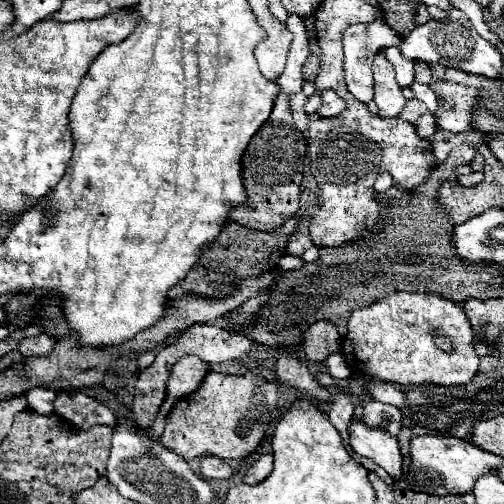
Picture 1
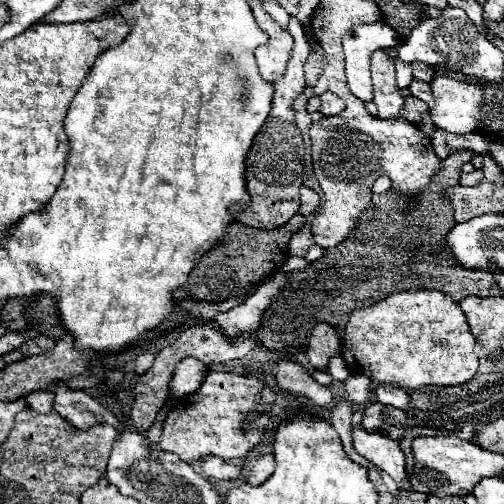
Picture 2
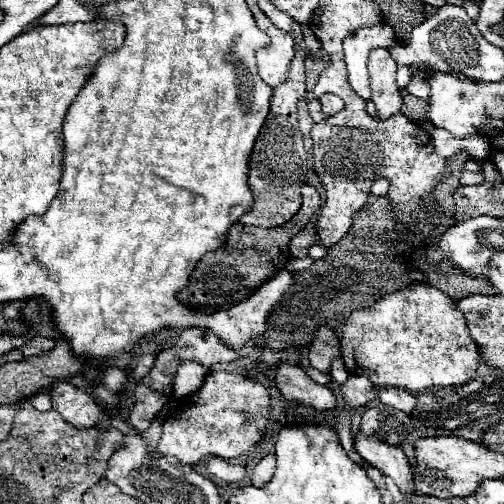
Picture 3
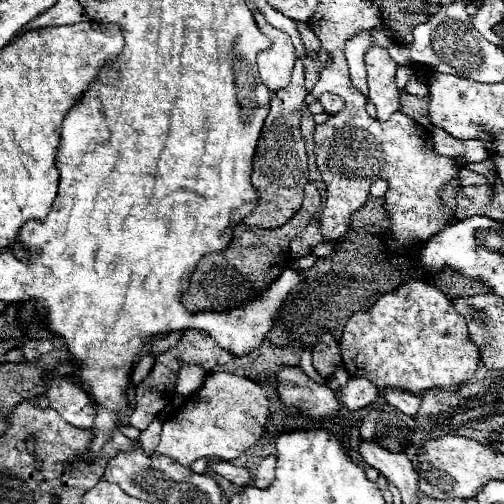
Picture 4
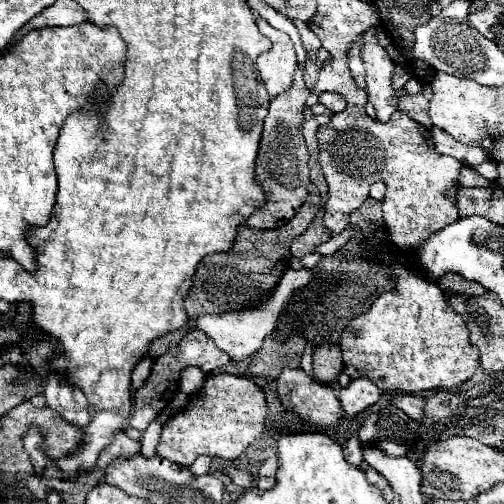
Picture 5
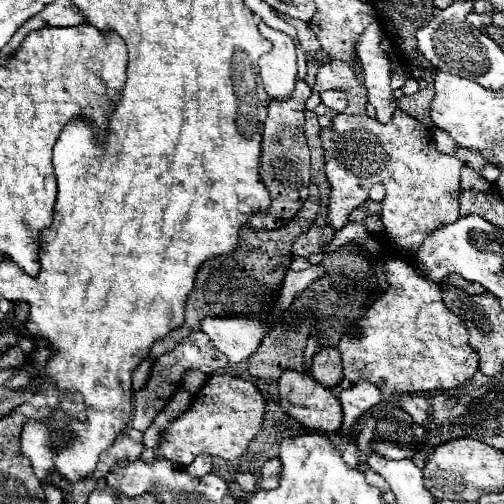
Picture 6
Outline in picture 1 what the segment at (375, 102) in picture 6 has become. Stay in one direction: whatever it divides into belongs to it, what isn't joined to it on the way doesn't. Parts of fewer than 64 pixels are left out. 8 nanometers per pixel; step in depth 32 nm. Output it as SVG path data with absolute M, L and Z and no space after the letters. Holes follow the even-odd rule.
M376 54L372 72L374 72L374 82L376 82L374 84L374 92L376 92L374 102L380 108L378 114L380 116L398 116L406 104L406 98L394 78L392 64L382 54Z

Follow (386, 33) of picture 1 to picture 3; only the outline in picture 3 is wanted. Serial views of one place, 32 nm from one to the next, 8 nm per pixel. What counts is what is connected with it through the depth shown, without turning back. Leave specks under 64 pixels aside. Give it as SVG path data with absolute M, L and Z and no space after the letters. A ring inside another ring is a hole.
M368 26L358 28L344 40L346 68L350 88L364 100L370 100L370 76L368 76L368 54L374 48L390 48L396 44L396 36L390 26Z

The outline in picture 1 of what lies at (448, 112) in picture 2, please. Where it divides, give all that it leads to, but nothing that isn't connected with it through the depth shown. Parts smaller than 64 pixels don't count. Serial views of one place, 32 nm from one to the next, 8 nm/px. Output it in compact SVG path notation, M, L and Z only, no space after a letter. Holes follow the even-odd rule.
M438 82L434 86L434 92L436 96L440 98L438 102L438 112L434 114L436 118L436 124L444 130L450 130L450 132L464 132L464 130L470 130L472 124L472 114L474 114L474 104L476 104L476 88L464 88L460 84L450 84L450 82Z

